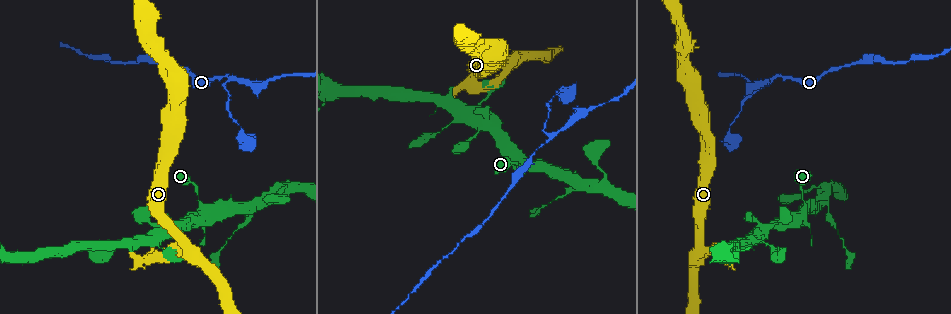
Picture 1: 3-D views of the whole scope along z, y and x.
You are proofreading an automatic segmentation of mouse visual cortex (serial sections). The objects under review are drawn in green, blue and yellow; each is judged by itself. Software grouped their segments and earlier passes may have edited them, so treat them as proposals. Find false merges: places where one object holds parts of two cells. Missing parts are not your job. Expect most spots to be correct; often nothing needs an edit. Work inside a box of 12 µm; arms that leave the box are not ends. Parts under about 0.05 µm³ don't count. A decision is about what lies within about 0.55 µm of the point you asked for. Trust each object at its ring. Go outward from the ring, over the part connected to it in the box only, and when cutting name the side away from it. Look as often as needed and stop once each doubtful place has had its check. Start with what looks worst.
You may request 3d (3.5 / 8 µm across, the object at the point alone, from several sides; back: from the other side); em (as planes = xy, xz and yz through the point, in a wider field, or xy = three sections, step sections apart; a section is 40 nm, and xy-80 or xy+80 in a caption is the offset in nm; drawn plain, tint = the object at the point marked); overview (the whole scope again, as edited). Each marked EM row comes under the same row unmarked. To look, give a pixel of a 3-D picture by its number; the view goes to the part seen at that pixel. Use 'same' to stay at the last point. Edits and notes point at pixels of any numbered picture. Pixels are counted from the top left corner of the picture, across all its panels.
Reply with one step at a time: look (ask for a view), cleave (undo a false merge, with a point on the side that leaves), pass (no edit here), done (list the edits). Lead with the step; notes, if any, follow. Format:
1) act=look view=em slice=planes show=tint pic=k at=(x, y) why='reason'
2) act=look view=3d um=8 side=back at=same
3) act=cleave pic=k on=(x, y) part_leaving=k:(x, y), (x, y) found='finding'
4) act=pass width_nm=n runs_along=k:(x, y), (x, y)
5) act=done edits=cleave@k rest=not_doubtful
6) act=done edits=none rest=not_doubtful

act=look view=em slice=xy step=1 show=tint pic=1 at=(779, 77) why='side arm on a straight run'

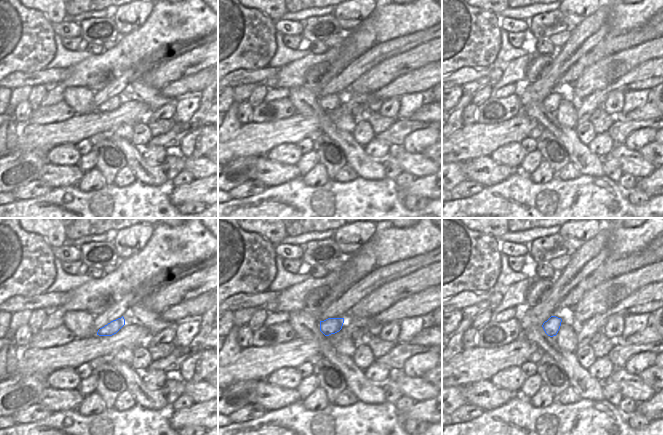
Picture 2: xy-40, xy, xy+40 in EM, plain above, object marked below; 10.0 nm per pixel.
act=look view=3d um=3.5 at=same why='see where the arms go'

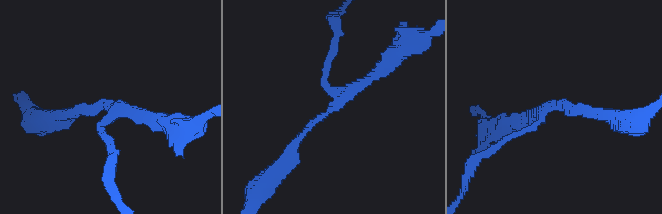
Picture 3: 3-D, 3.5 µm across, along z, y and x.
act=pass arm_widths_nm=100,150,200 found='one cell here'

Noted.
act=look view=3d um=3.5 pic=1 at=(260, 204) why='three arms meet'

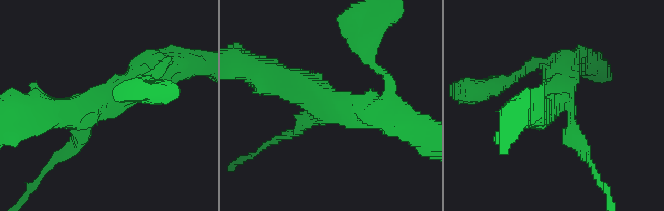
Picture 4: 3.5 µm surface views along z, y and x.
act=look view=em slice=planes show=tint pic=4 at=(103, 99) arms=3 arm_widths_nm=200,400,500

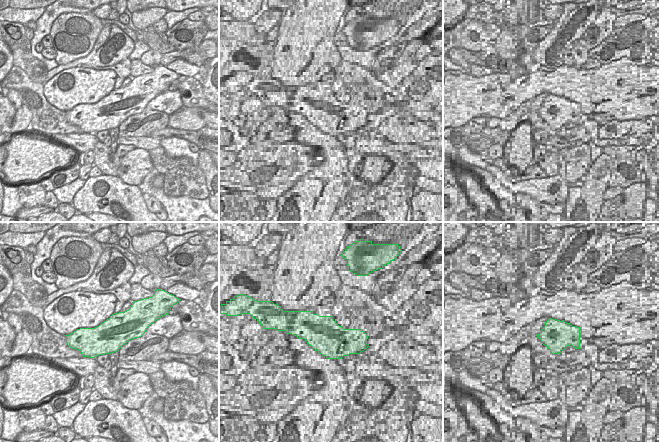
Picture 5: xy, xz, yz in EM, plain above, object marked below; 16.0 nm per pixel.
act=pass found='continuous, no second cell'

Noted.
act=look view=em slice=xy step=5 show=tint pic=1 at=(164, 247) why='thin neck'

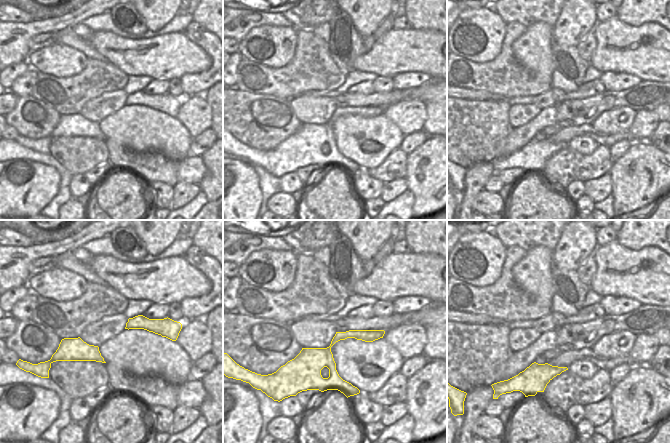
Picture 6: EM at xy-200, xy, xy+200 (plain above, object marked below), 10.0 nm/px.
act=look view=3d um=3.5 side=back at=same

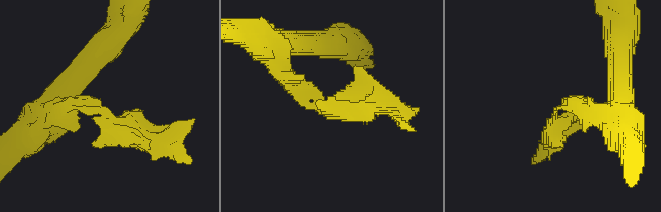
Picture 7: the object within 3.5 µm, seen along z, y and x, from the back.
act=pass runs_along=6:(381, 332), (340, 335), (318, 358), (293, 363) found='one cell here'

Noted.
act=done edits=none rest=not_doubtful

